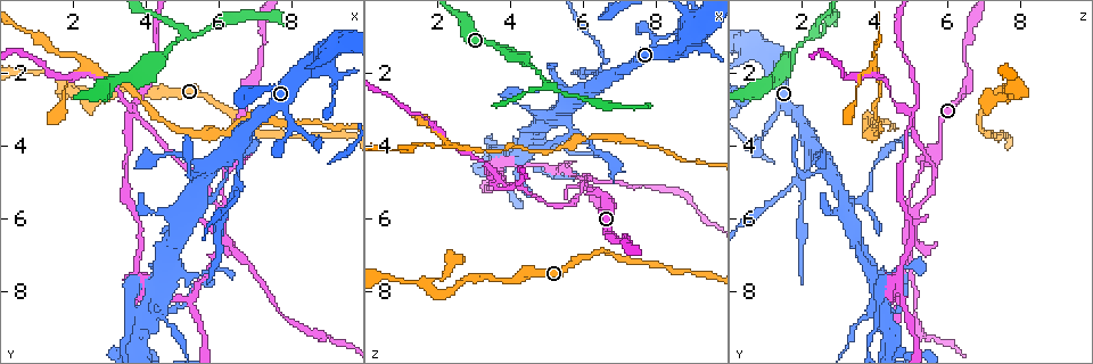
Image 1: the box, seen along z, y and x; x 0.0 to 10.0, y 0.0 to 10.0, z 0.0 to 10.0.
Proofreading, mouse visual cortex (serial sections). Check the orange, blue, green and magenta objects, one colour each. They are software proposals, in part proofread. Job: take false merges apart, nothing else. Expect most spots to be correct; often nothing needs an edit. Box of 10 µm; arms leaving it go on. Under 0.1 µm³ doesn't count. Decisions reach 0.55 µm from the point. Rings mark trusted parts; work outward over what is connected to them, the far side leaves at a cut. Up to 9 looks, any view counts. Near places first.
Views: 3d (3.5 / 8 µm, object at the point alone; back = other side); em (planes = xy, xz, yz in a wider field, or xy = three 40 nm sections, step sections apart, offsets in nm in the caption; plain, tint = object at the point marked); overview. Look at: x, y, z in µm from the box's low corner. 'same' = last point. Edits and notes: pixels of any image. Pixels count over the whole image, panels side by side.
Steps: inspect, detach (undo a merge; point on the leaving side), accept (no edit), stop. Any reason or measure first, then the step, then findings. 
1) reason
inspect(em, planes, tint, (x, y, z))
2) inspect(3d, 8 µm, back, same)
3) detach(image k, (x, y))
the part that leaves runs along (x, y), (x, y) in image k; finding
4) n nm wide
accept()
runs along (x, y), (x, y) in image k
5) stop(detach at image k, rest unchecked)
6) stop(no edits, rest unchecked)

two arms in line, one across
inspect(3d, 8 µm, (5.05, 1.00, 2.20))

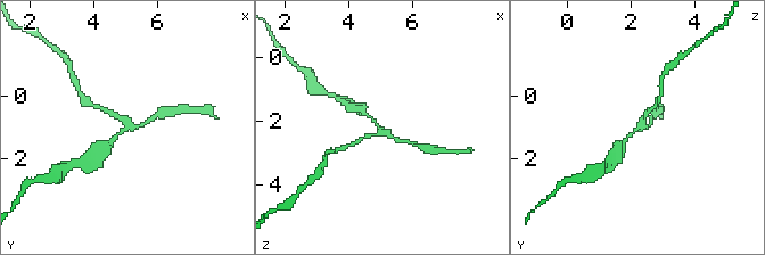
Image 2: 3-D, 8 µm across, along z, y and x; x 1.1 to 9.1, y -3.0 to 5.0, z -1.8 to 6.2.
3 arms; arms of 150, 150, 150 nm; need the tissue
inspect(em, xy, step 3, tint, same)

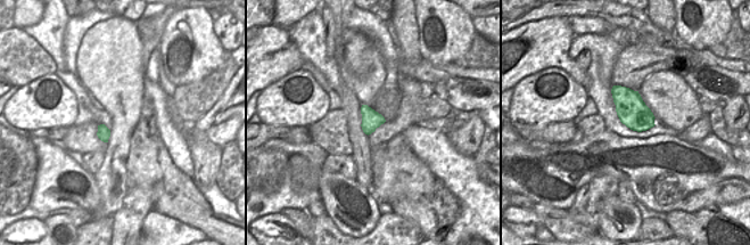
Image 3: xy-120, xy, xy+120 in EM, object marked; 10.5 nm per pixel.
accept()
runs along (361, 108), (386, 133), (406, 141) in image 2; continuous, no second cell

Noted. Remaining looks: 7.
thick turns thin
inspect(3d, 3.5 µm, (1.80, 2.35, 7.75))

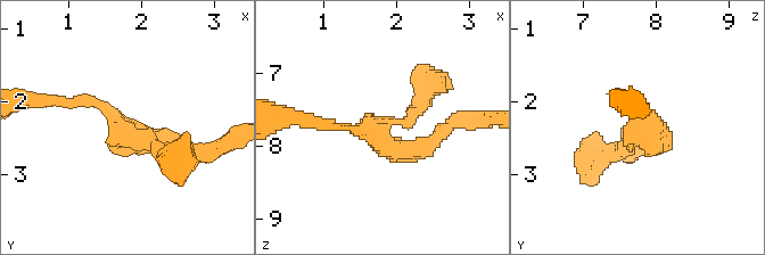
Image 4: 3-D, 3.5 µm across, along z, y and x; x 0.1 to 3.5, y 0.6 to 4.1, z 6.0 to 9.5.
inspect(em, xy, step 5, tint, (1.75, 2.35, 7.80))

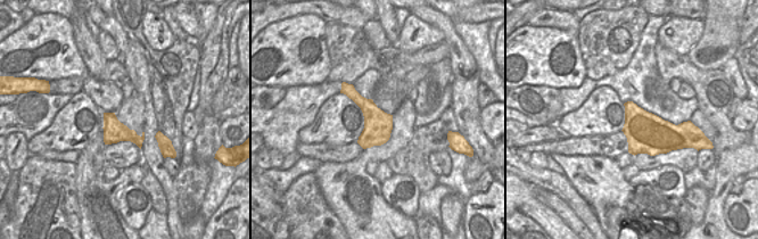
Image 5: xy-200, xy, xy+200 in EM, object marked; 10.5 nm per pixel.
accept()
runs along (646, 142), (601, 154) in image 4; all the same cell

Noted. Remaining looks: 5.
side arm on a straight run
inspect(3d, 3.5 µm, back, (6.20, 6.70, 4.80))

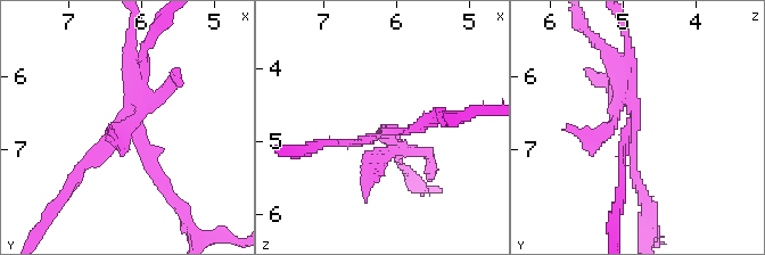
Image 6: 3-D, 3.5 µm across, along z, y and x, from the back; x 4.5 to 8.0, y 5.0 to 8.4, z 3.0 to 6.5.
inspect(em, xy, step 5, plain, (6.20, 6.60, 4.85))

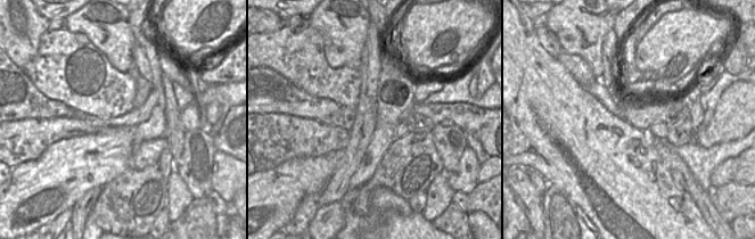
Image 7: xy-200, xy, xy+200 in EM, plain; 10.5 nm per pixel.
with the object marked
inspect(em, xy, step 5, tint, same)

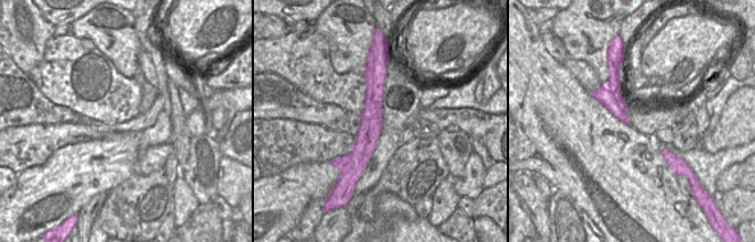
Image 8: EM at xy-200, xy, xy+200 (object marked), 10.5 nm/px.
detach(image 6, (369, 169))
the part that leaves runs along (392, 140), (412, 181), (441, 190) in image 6; two cells meet here

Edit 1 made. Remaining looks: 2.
branch point
inspect(em, xy, step 2, tint, (5.25, 8.25, 4.65))

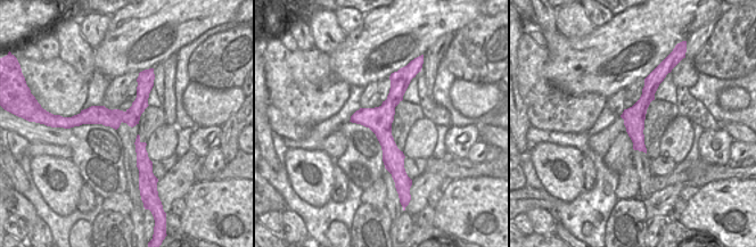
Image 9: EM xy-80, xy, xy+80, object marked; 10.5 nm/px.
see where the arms go
inspect(3d, 3.5 µm, same)

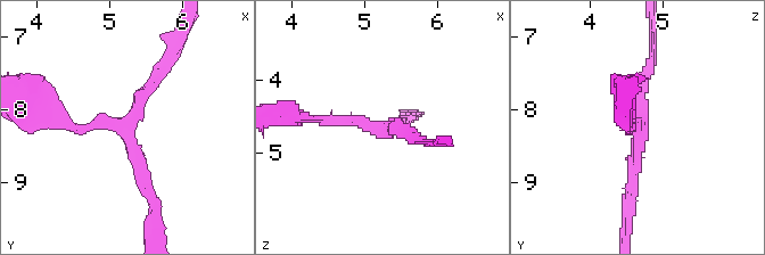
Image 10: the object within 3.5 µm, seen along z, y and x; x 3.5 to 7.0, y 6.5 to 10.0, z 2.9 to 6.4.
accept()
one cell here

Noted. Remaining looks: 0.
stop(detach at image 6, rest unchecked)

